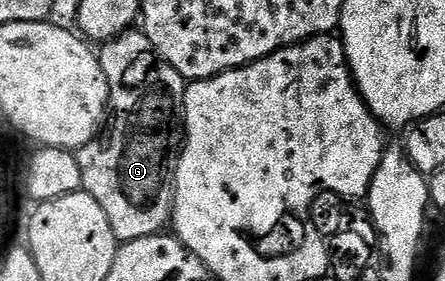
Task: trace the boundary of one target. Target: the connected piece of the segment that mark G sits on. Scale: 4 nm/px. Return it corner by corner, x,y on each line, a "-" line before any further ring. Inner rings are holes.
137,28
130,30
128,34
120,34
118,38
113,38
104,43
100,47
99,57
109,85
109,104
113,127
109,131
106,129
100,136
92,138
87,145
76,151
77,163
81,169
81,190
91,195
95,200
95,204
99,204
99,208
103,208
103,212
107,215
107,220
111,220
111,232
115,232
118,243
130,242
131,240
139,240
143,236
160,234
170,225
173,216
173,183
175,181
177,159
181,156
185,141
185,87
187,79
179,72
175,72
175,68
171,68
171,64
167,64
167,60
163,60
157,54
157,49
151,44
149,37

